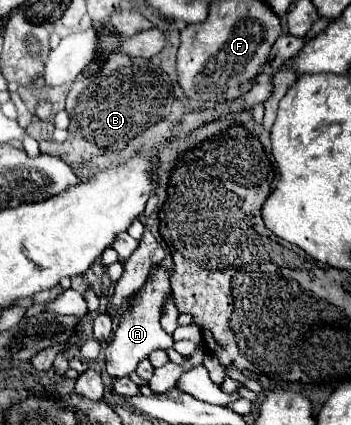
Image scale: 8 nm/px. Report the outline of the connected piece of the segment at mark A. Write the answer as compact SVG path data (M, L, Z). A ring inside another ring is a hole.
M159 265L157 273L149 273L145 285L137 289L131 299L133 303L125 307L125 311L119 317L117 329L113 333L113 341L109 343L105 355L107 355L107 373L111 377L127 377L135 371L137 363L141 359L147 359L149 353L157 349L171 349L173 347L173 337L161 327L161 315L165 309L165 303L171 299L171 285L169 285L169 273L165 267Z

